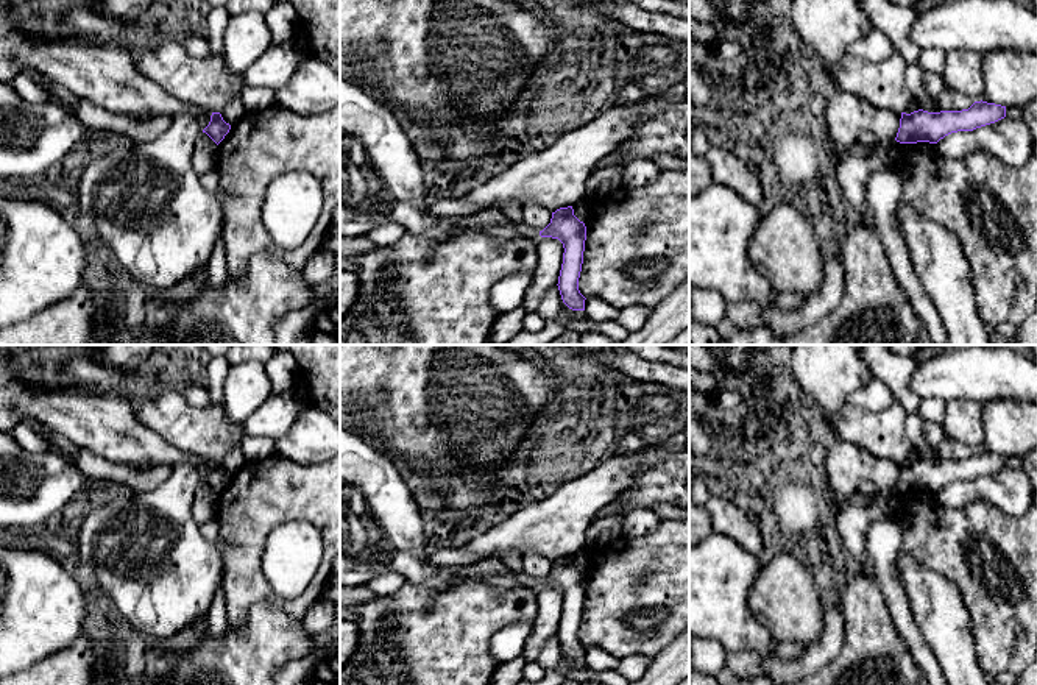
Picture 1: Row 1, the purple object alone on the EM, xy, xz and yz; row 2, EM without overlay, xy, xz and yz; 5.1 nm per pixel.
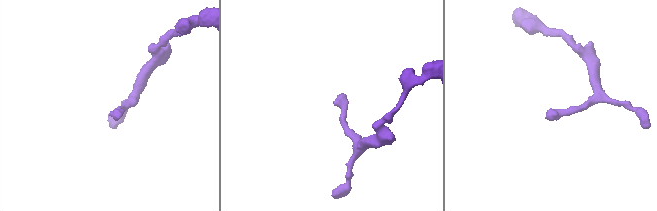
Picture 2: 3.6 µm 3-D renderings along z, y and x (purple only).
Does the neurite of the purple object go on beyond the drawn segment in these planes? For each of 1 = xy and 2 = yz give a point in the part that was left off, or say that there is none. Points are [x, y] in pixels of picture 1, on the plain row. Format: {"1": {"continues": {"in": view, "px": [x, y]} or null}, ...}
{"1": {"continues": null}, "2": {"continues": null}}

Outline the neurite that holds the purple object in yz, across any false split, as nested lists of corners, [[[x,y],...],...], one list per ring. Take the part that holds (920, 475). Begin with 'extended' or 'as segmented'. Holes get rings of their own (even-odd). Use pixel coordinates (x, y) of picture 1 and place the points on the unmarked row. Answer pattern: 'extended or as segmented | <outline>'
as segmented | [[[975,451],[968,459],[928,462],[923,459],[911,463],[901,462],[895,490],[900,493],[929,492],[957,481],[973,481],[1006,467],[1006,456]]]

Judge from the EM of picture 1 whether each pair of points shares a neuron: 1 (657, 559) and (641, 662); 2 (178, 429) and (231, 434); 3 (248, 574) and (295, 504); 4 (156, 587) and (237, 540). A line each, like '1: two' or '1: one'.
1: two
2: one
3: one
4: two

